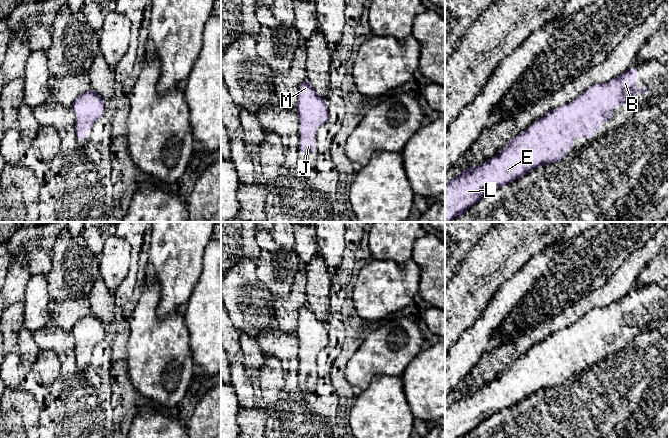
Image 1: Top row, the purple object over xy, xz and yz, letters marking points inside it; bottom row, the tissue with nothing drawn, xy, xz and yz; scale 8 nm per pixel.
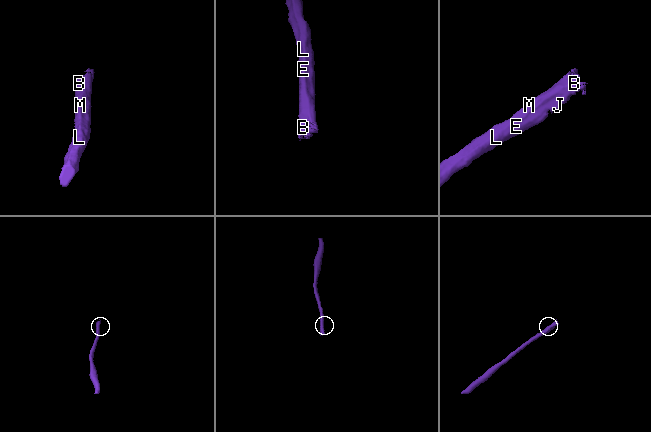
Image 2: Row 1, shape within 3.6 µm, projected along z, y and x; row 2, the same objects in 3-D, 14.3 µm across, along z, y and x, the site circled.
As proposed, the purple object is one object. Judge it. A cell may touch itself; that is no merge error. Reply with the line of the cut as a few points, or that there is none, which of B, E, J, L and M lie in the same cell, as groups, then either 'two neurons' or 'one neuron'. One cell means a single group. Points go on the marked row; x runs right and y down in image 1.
no cut | B E J L M | one neuron

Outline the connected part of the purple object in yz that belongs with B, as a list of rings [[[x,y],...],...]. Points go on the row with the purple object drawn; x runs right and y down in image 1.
[[[628,68],[618,77],[608,82],[589,87],[571,102],[557,107],[542,118],[534,121],[525,131],[510,140],[500,154],[480,165],[468,167],[445,184],[445,222],[462,217],[478,201],[494,190],[508,184],[524,174],[541,166],[557,162],[573,147],[573,138],[595,136],[602,123],[608,122],[614,107],[620,106],[638,92],[648,90],[636,87],[637,68]]]

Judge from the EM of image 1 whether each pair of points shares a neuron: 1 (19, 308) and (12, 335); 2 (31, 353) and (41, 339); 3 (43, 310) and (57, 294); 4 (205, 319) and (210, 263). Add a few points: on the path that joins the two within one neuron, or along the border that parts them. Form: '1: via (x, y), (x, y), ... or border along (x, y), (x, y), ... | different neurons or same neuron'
1: via (14, 315), (11, 328) | same neuron
2: border along (32, 333), (33, 339), (39, 348) | different neurons
3: border along (45, 277), (48, 294), (55, 301), (77, 299) | different neurons
4: via (210, 305), (210, 277) | same neuron

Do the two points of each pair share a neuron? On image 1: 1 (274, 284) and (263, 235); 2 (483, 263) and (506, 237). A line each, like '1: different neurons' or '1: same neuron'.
1: same neuron
2: same neuron

